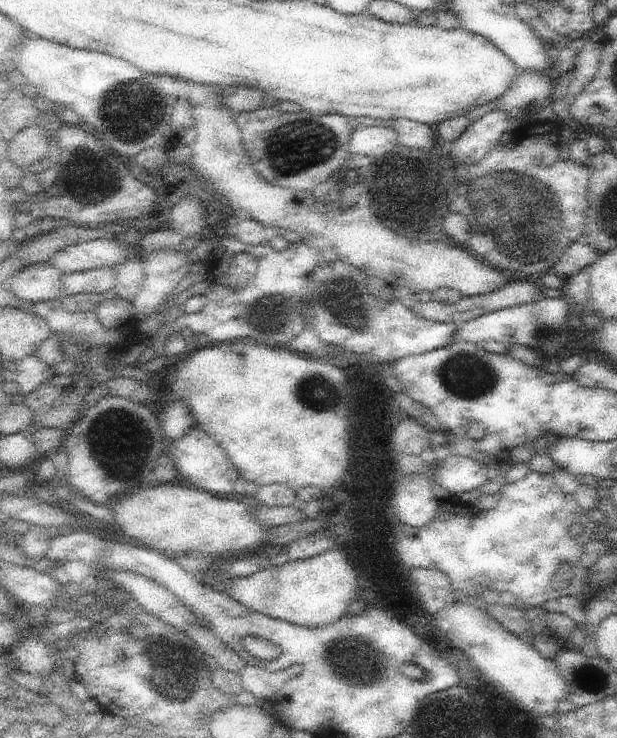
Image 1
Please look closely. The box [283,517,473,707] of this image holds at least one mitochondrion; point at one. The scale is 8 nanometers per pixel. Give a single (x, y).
(375, 652)

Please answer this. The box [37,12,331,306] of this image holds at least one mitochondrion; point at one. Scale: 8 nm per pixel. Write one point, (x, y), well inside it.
(134, 108)

